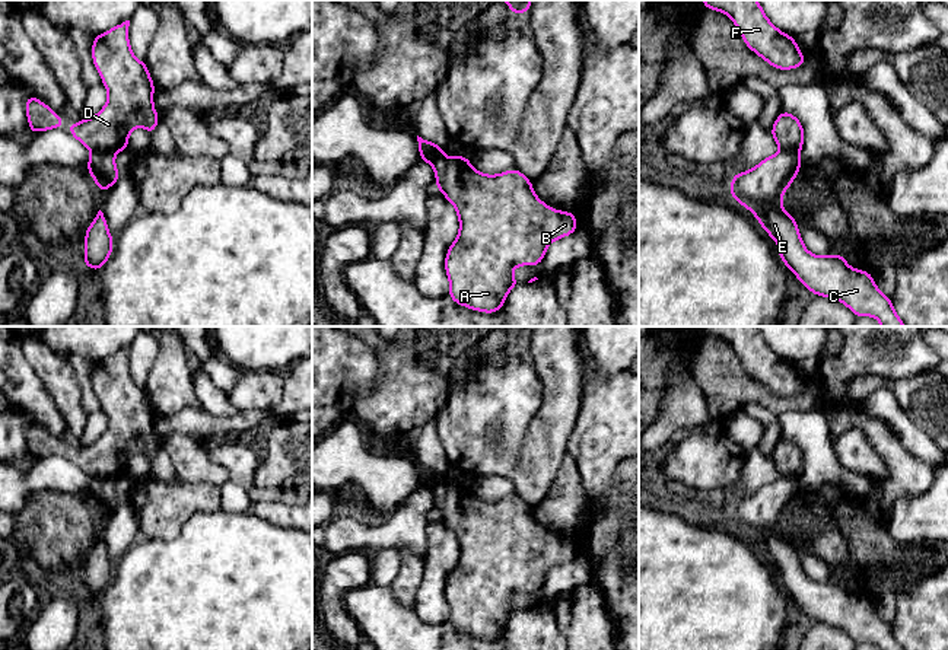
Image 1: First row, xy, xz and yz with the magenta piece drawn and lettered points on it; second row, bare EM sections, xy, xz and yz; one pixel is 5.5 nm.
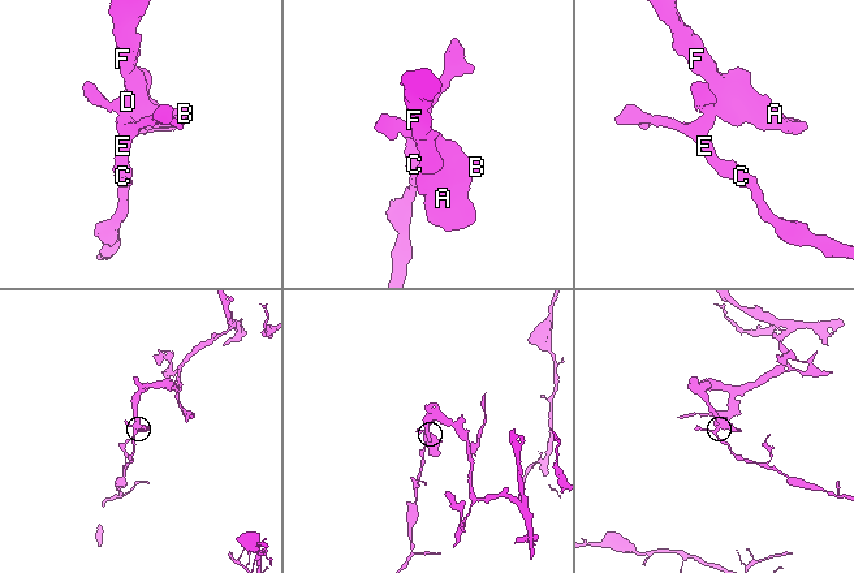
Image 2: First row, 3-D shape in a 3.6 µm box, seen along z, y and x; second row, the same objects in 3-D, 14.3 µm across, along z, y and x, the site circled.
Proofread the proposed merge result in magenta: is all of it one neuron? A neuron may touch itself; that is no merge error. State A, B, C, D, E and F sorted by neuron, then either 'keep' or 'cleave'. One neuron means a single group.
A B D F / C E | cleave

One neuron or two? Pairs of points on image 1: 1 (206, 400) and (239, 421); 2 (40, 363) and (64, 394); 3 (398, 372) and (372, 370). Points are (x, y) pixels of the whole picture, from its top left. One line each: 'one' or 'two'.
1: two
2: one
3: two

